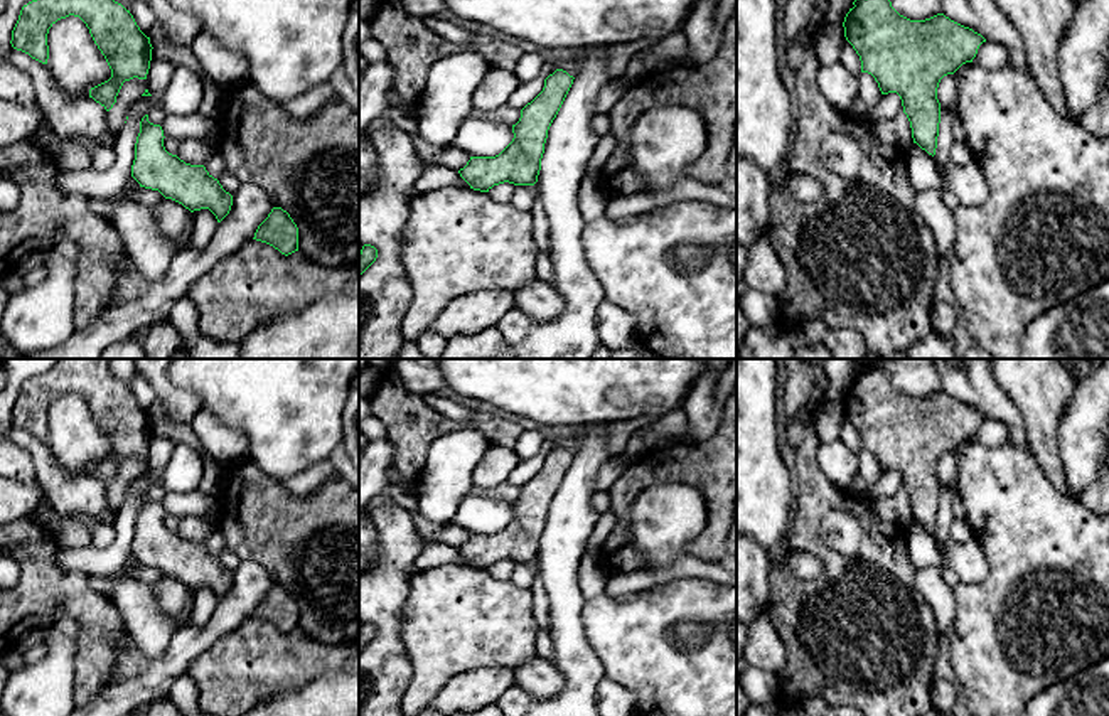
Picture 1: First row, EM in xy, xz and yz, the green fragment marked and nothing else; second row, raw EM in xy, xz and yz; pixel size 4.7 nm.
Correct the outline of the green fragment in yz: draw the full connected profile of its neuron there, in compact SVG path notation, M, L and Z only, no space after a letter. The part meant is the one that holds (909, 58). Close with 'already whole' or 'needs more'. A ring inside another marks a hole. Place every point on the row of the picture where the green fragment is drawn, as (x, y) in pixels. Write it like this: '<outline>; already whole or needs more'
M855 0L844 17L844 37L861 61L861 72L878 83L881 94L897 93L912 128L913 143L929 155L935 155L940 103L937 88L944 76L954 74L962 64L972 62L986 39L944 13L925 20L910 20L900 15L890 0Z; already whole

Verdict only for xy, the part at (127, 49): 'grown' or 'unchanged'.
unchanged

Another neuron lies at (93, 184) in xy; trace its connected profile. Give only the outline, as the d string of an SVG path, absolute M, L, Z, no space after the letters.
M140 96L133 103L123 130L116 135L116 158L108 170L88 168L79 174L57 170L56 184L62 190L79 194L86 199L101 199L130 190L128 177L131 175L131 165L135 160L135 143L140 133L140 121L157 104L158 99L153 96Z

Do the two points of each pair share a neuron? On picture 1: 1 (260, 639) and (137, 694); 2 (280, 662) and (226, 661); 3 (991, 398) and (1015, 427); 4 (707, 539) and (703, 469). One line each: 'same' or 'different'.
1: different
2: same
3: same
4: same

